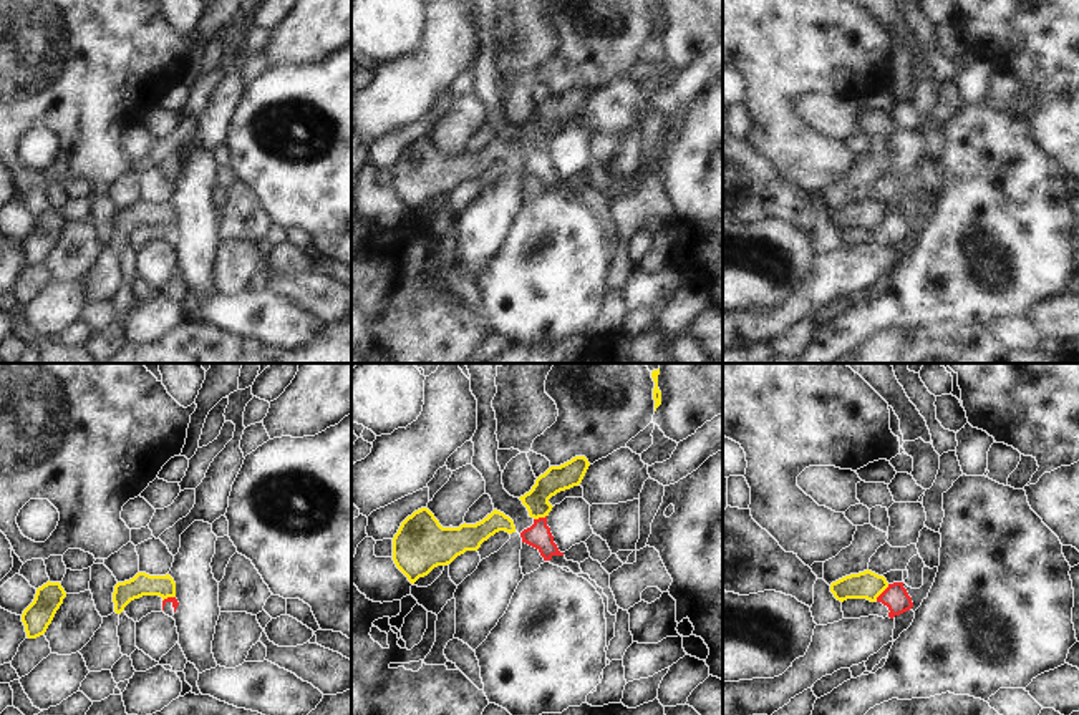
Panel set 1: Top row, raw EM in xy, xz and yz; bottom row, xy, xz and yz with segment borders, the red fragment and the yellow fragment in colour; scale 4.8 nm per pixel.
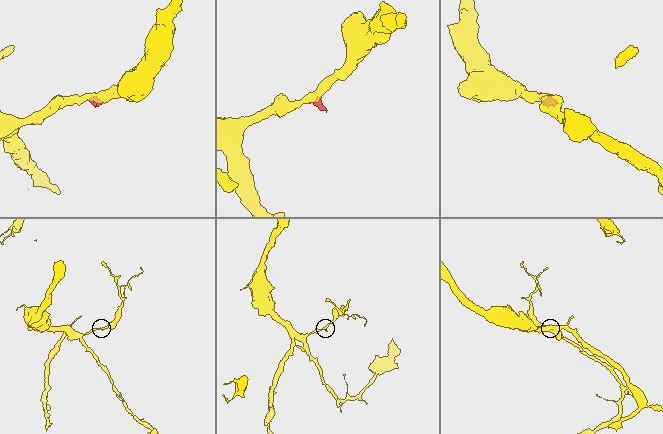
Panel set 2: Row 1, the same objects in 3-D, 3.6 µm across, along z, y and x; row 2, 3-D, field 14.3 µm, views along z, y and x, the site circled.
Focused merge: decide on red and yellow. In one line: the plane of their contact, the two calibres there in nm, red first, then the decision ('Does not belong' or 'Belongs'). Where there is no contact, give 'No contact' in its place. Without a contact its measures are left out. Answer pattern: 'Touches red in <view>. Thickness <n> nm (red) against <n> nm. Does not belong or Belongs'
Touches red in yz. Thickness 120 nm (red) against 140 nm. Does not belong.

